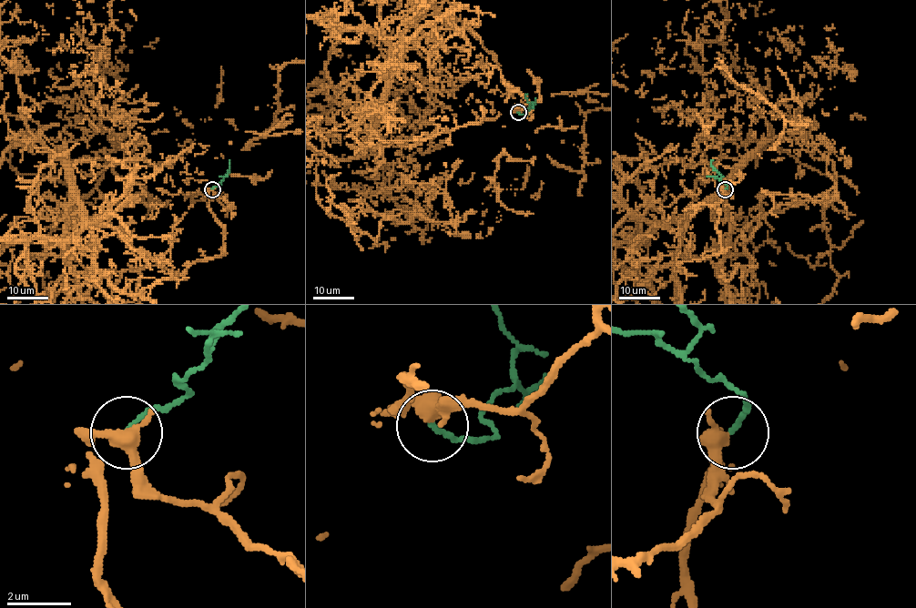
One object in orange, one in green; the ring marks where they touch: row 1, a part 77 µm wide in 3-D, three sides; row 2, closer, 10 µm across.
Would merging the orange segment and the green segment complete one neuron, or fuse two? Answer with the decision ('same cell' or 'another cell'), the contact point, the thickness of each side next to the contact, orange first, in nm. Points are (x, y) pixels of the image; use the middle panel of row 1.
same cell; at (518, 112); 340 nm thick on the orange side, 150 nm on the other

